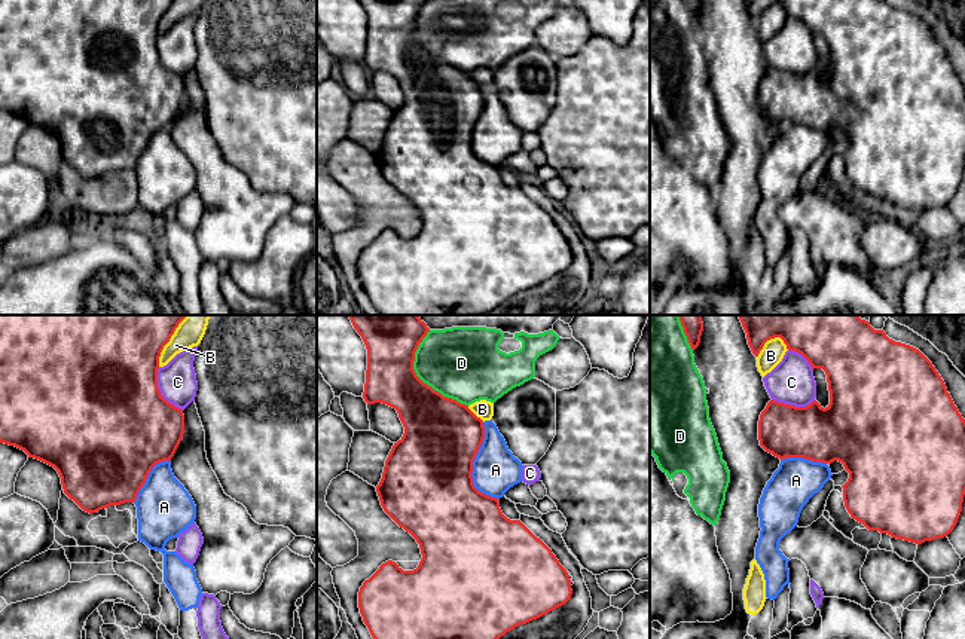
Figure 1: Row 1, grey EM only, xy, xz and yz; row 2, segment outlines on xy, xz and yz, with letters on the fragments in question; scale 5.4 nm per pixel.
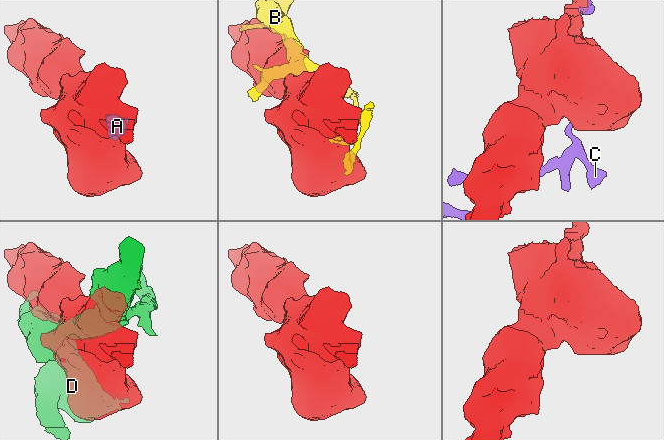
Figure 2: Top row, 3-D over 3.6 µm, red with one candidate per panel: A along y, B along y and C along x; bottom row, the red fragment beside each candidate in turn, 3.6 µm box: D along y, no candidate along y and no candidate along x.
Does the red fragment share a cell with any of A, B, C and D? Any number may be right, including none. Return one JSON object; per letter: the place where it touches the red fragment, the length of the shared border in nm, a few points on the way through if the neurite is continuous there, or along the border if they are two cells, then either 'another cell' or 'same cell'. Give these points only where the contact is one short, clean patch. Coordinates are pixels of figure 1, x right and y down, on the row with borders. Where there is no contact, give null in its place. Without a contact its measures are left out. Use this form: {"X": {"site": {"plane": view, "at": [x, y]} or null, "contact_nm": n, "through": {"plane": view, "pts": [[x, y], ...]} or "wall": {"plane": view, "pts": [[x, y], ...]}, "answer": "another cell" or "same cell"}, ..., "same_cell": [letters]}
{"A": {"site": {"plane": "xz", "at": [472, 467]}, "contact_nm": 440, "answer": "another cell"}, "B": {"site": {"plane": "xy", "at": [168, 341]}, "contact_nm": 320, "answer": "another cell"}, "C": {"site": {"plane": "xy", "at": [159, 391]}, "contact_nm": 280, "answer": "another cell"}, "D": {"site": {"plane": "xz", "at": [418, 378]}, "contact_nm": 460, "answer": "another cell"}, "same_cell": []}

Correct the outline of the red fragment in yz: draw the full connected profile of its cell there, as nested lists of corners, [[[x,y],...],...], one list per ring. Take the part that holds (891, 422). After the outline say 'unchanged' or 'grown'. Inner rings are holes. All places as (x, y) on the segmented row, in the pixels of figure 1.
[[[739,315],[739,320],[755,357],[767,340],[781,337],[787,349],[801,354],[812,369],[825,372],[830,391],[825,409],[816,400],[806,407],[770,400],[758,421],[760,446],[781,461],[842,462],[849,473],[842,486],[845,507],[868,531],[917,545],[947,536],[958,523],[965,495],[965,419],[932,363],[919,349],[889,339],[858,315]]]; unchanged

